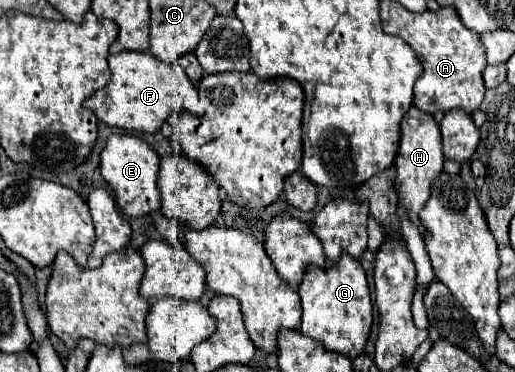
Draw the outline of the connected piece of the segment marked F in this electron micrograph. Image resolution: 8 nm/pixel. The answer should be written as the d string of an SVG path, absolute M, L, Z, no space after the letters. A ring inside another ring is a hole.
M123 50L109 56L109 70L109 84L85 100L85 108L91 108L109 126L153 134L173 112L189 110L201 114L197 88L177 64L165 64L149 52Z

